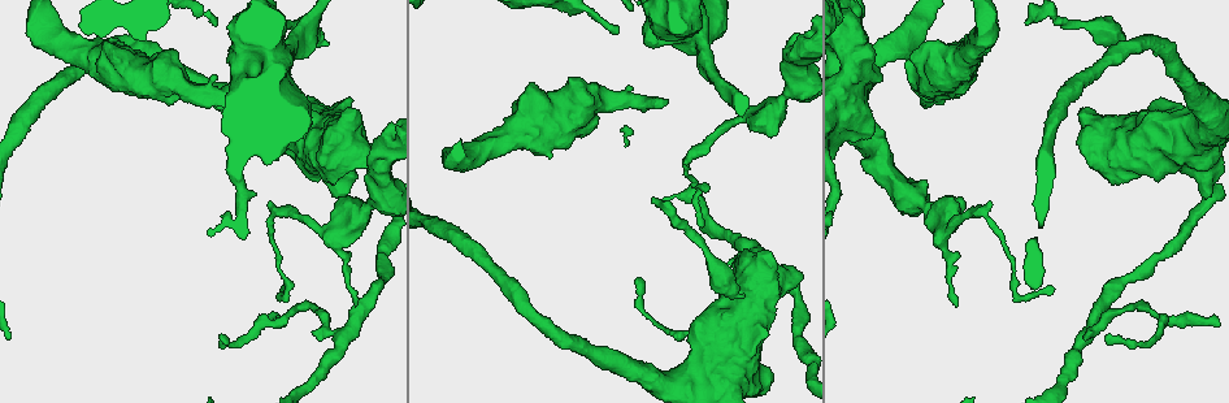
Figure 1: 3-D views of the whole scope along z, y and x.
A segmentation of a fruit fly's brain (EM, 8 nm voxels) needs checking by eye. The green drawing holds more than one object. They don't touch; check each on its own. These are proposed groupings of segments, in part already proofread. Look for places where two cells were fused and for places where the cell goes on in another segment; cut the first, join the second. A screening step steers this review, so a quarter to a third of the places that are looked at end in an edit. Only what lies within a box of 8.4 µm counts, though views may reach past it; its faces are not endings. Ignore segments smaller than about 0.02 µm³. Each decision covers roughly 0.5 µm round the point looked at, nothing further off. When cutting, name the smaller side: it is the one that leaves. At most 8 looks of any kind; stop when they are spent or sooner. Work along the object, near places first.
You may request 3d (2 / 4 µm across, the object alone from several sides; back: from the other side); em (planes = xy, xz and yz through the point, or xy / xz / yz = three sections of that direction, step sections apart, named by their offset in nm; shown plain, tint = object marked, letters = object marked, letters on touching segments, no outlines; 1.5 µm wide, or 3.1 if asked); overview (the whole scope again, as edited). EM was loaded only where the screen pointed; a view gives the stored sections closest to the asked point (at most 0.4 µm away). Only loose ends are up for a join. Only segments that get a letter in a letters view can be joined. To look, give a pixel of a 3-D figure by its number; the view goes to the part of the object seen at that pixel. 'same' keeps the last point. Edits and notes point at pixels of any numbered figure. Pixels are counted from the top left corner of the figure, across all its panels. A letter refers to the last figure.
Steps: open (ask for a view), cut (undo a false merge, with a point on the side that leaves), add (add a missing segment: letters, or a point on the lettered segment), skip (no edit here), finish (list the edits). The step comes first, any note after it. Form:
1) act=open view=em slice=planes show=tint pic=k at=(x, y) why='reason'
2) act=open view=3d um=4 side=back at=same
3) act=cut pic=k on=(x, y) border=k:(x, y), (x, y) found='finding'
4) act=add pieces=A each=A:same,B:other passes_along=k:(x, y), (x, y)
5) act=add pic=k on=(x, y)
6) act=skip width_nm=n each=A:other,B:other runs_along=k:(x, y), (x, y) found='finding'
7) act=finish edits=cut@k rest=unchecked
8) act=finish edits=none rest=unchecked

act=open view=3d um=2 pic=1 at=(652, 200) why='an open end'

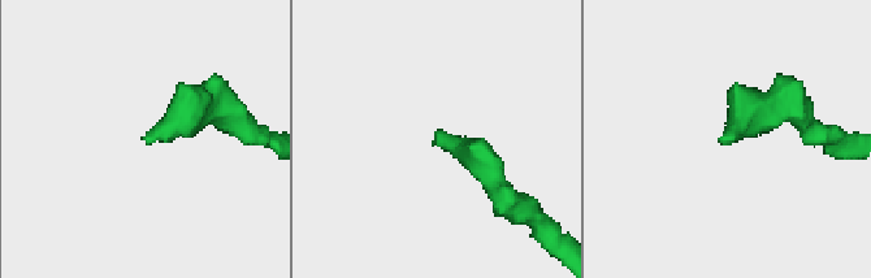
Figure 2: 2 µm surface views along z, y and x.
act=open view=em slice=planes show=letters pic=2 at=(140, 137)

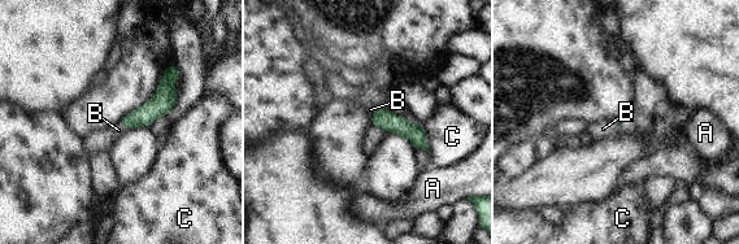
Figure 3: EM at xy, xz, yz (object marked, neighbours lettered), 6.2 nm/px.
act=add pic=3 on=(118, 130) longest_contact=C:190nm each=A:other,B:same,C:other passes_along=3:(143, 116), (121, 125), (118, 130) found='the cell continues'

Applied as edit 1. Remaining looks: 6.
act=open view=overview

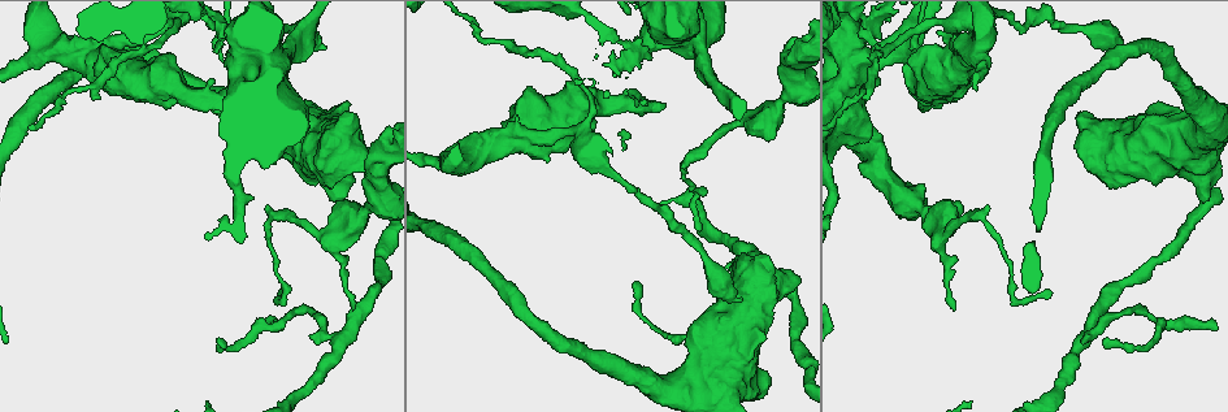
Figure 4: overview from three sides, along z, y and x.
act=open view=3d um=2 pic=4 at=(1049, 297) why='thin end'

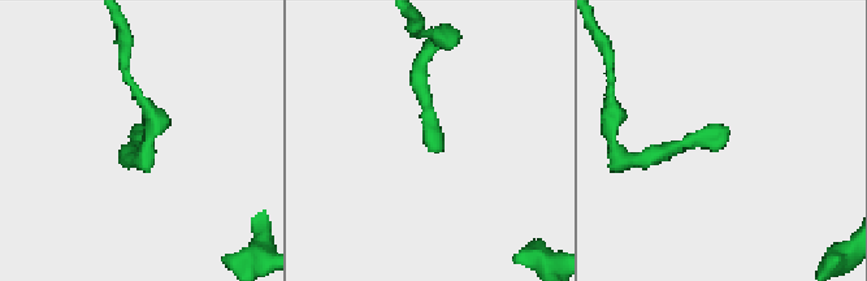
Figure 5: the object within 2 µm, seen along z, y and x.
act=open view=em slice=planes show=letters pic=5 at=(722, 147)

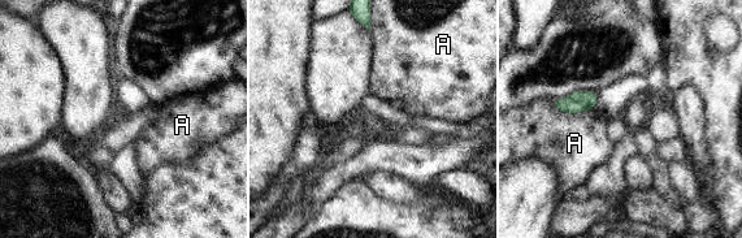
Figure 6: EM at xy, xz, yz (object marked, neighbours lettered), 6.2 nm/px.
act=skip each=A:other border=6:(552, 100), (567, 112), (595, 107) found='no lettered segment goes on from it'

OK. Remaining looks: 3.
act=open view=3d um=2 pic=4 at=(1106, 339) why='free end'

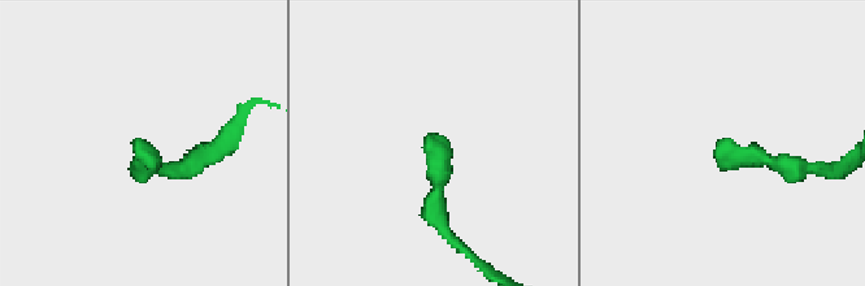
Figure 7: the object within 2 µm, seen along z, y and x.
act=open view=em slice=xz step=8 show=letters pic=7 at=(720, 145)

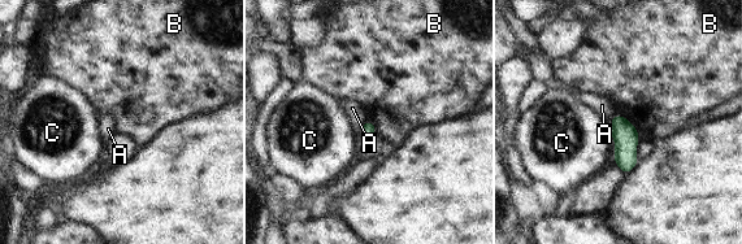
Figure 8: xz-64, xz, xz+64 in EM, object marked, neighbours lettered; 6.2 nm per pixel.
act=skip longest_contact=B:220nm each=A:other,B:other,C:other found='none of them fits'

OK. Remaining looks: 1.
act=finish edits=add@3 rest=unchecked

